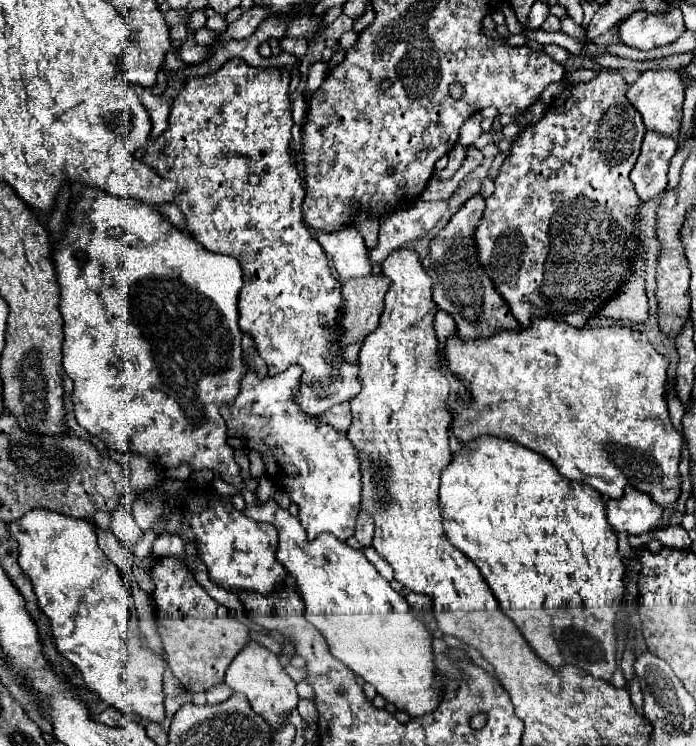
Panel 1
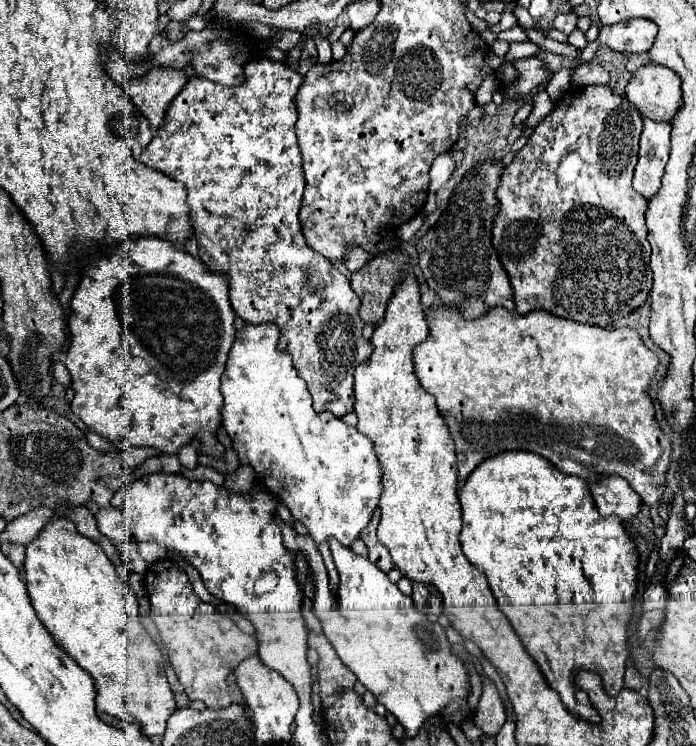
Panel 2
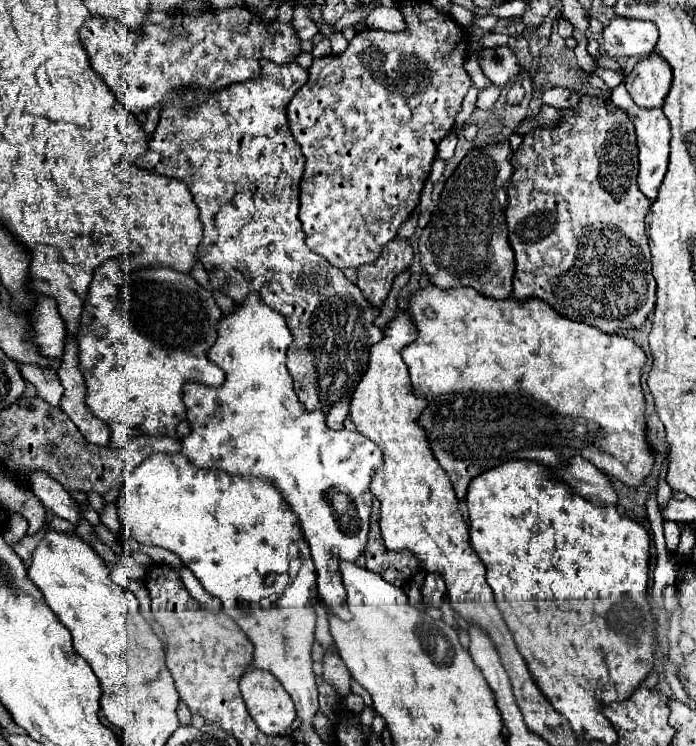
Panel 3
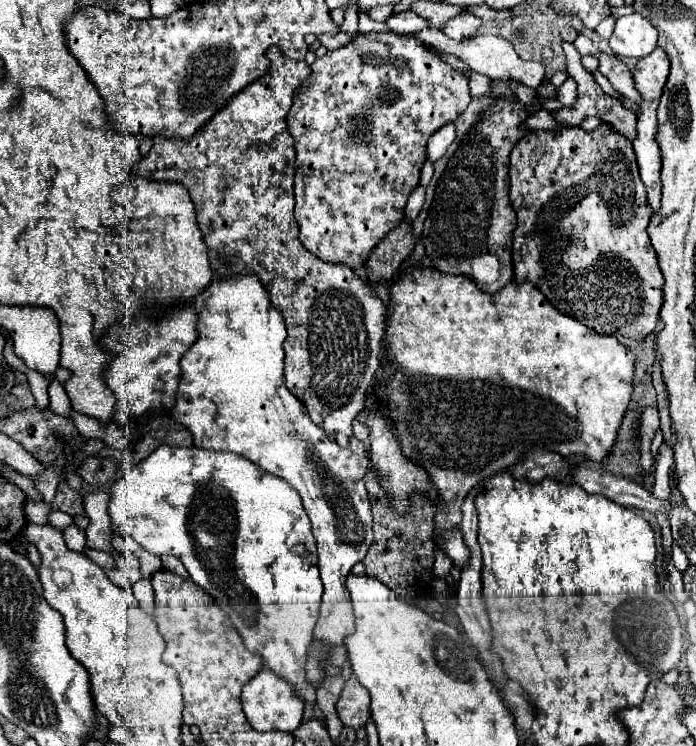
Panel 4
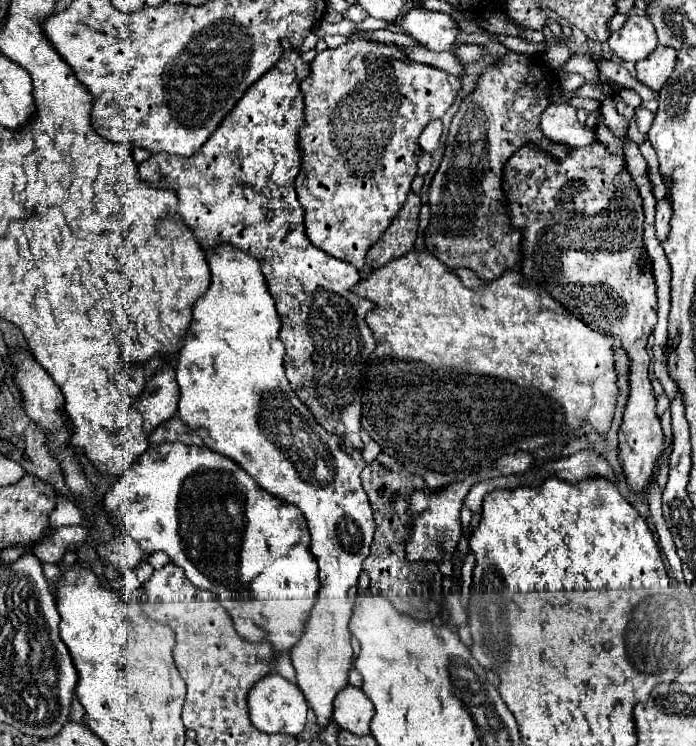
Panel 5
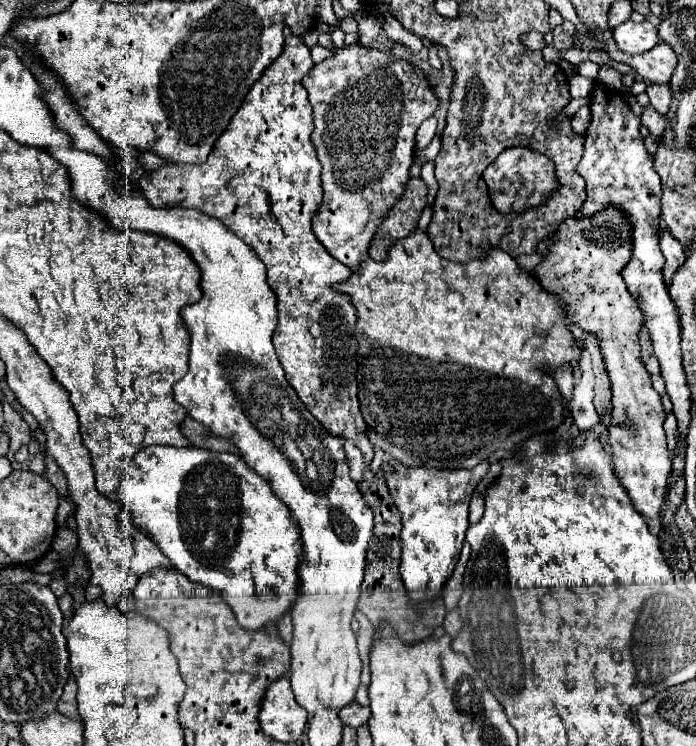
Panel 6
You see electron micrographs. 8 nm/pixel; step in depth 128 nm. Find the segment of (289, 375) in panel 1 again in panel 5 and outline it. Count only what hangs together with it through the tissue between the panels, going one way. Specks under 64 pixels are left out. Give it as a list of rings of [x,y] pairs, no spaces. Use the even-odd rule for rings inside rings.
[[[226,242],[206,250],[206,260],[212,282],[208,292],[192,306],[192,324],[184,338],[184,346],[176,356],[176,380],[180,384],[178,416],[206,442],[210,450],[232,458],[266,492],[298,506],[306,518],[312,538],[310,550],[320,570],[320,590],[308,616],[308,624],[304,624],[304,636],[296,642],[296,648],[292,648],[290,658],[296,670],[296,684],[316,714],[318,730],[324,730],[332,718],[332,702],[336,694],[348,686],[348,672],[354,668],[348,622],[358,596],[356,586],[362,572],[362,562],[370,554],[370,544],[376,530],[368,496],[360,484],[360,472],[366,464],[358,450],[344,452],[338,446],[338,438],[328,434],[316,422],[310,410],[290,388],[282,366],[284,344],[278,338],[280,320],[274,308],[274,298],[266,288],[260,262],[248,252]]]

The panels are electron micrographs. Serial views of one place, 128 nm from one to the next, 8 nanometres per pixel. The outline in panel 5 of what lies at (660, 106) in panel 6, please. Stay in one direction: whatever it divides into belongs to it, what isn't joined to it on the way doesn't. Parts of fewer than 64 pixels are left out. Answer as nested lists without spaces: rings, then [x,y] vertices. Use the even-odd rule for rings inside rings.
[[[602,60],[598,70],[610,78],[612,84],[620,84],[620,86],[626,86],[628,90],[634,90],[636,94],[640,94],[642,100],[656,100],[658,98],[658,92],[652,92],[648,86],[642,86],[636,78],[632,78],[628,74],[628,70],[616,62],[610,62],[610,60]]]

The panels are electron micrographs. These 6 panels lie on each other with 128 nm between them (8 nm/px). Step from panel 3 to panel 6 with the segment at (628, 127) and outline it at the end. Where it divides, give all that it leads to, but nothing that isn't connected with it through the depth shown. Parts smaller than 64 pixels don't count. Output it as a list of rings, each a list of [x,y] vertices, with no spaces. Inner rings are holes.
[[[506,148],[486,170],[484,180],[488,184],[490,200],[498,212],[524,212],[542,204],[548,194],[558,186],[554,162],[532,148]],[[616,208],[590,218],[568,218],[554,234],[554,244],[550,244],[542,264],[536,268],[536,276],[546,292],[560,296],[572,324],[598,340],[612,388],[608,434],[614,472],[624,484],[634,508],[646,518],[658,518],[666,500],[668,478],[672,476],[672,456],[662,428],[666,416],[664,406],[660,394],[652,388],[640,356],[638,330],[644,316],[620,276],[620,270],[630,258],[632,240],[628,230],[626,216]]]

